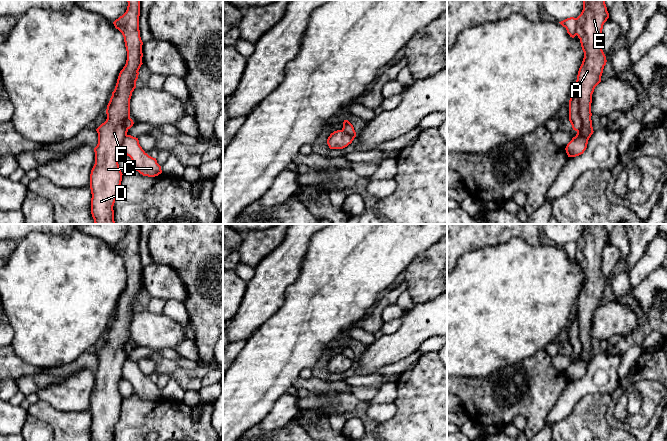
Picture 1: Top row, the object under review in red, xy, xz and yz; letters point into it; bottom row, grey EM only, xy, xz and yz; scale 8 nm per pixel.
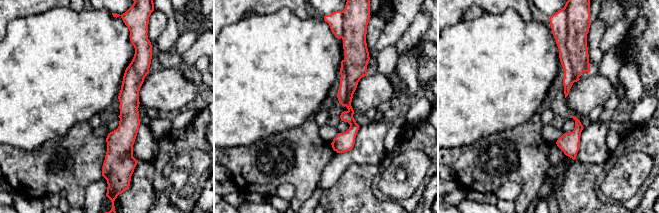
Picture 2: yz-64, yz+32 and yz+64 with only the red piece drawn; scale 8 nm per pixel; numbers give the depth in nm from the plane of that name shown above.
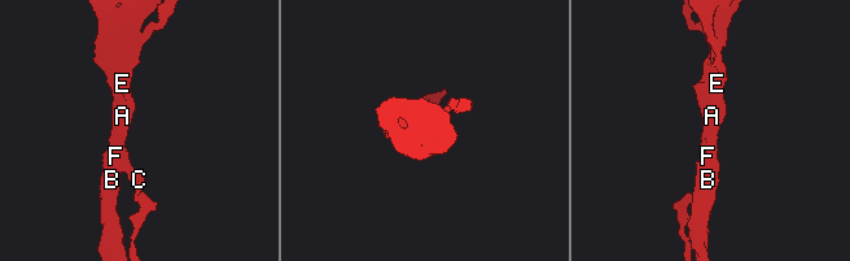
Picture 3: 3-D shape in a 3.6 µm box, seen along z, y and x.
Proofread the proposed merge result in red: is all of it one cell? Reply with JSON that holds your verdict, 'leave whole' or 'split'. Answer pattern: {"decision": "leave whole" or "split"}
{"decision": "split"}

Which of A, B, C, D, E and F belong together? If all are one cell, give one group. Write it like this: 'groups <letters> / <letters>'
groups A B D E F / C

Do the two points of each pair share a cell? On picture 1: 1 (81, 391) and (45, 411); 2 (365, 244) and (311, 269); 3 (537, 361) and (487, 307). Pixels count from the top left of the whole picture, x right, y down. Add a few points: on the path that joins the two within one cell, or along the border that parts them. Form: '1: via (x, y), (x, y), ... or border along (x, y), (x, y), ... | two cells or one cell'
1: border along (40, 399), (48, 402), (58, 410), (76, 412) | two cells
2: via (352, 257), (340, 269), (324, 269) | one cell
3: border along (544, 348), (510, 365) | two cells

